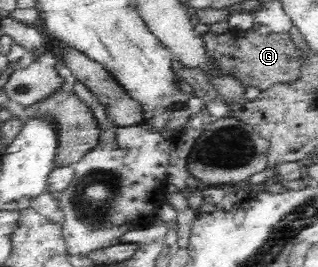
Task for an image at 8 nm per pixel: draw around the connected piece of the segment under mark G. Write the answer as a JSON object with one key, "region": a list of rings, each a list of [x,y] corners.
{"region":[[[253,29],[231,30],[223,34],[213,34],[208,31],[203,39],[207,52],[219,62],[219,66],[223,70],[235,72],[247,87],[255,86],[263,90],[276,83],[287,83],[298,78],[301,61],[296,57],[297,50],[289,32],[263,35]]]}

